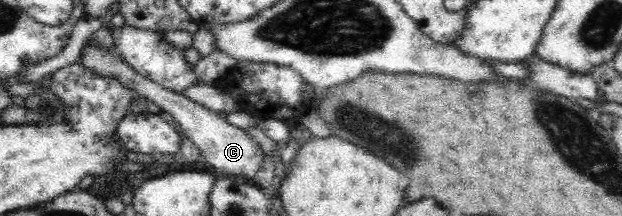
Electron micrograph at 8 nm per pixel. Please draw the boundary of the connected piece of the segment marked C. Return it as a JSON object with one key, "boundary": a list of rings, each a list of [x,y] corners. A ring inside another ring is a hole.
{"boundary":[[[92,46],[83,48],[81,60],[83,65],[91,67],[99,75],[111,75],[114,78],[119,78],[124,84],[139,93],[141,98],[151,101],[151,103],[159,106],[163,112],[171,114],[175,124],[179,127],[180,133],[195,144],[202,158],[207,161],[207,164],[213,166],[216,172],[222,175],[227,174],[229,177],[241,176],[252,180],[255,178],[266,154],[259,142],[247,132],[247,129],[233,126],[225,118],[219,117],[217,113],[208,110],[205,106],[186,98],[182,94],[170,92],[163,86],[144,78],[143,75],[137,75],[137,72],[132,70],[123,59],[109,57],[106,53],[92,48]]]}

